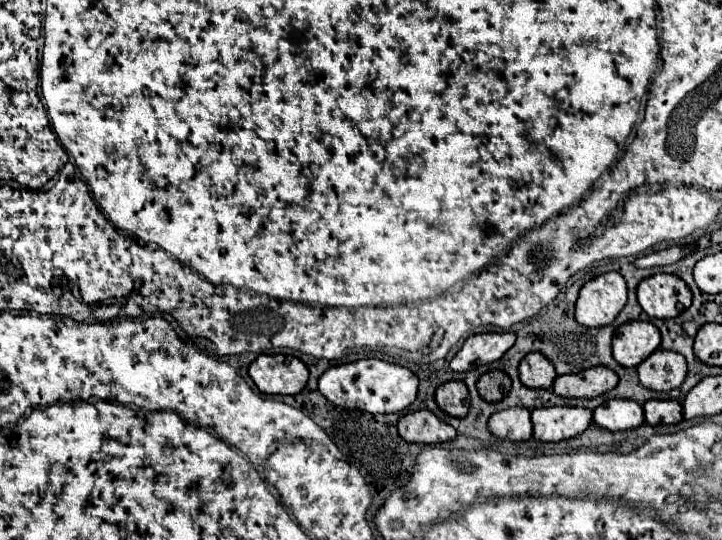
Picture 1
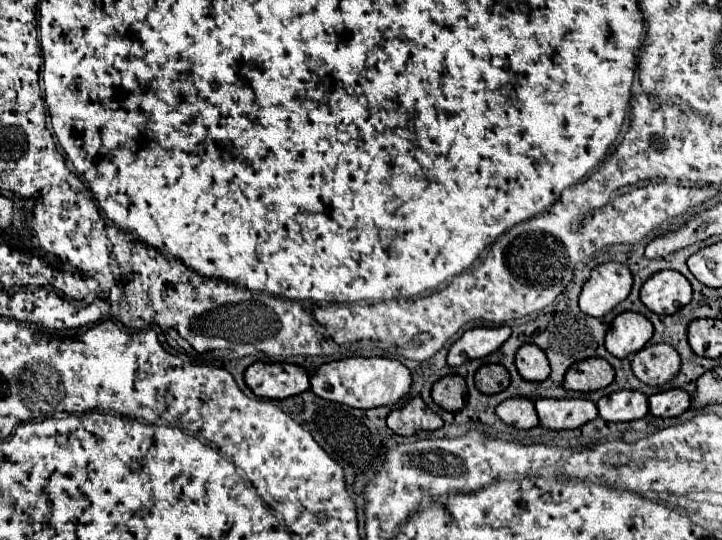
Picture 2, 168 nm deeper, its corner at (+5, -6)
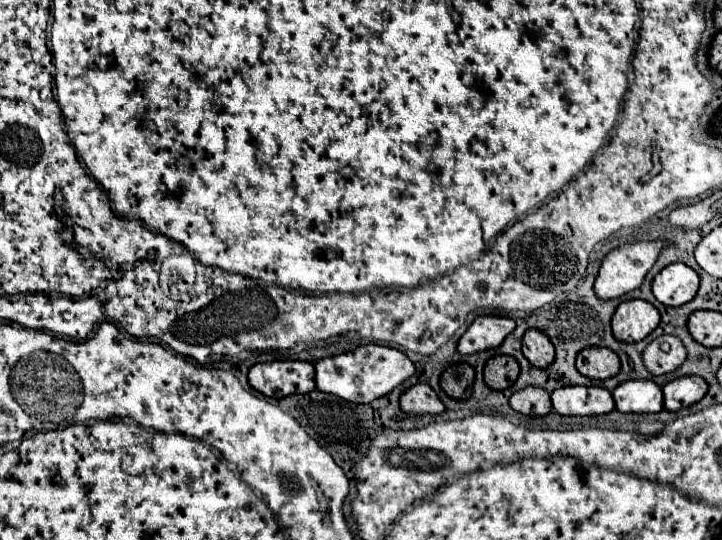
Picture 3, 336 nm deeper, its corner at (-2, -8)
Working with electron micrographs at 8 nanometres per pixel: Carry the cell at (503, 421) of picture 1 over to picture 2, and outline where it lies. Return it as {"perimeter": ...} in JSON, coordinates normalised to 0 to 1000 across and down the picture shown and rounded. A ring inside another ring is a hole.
{"perimeter":[[[722,735],[699,739],[697,746],[688,750],[688,769],[699,783],[713,787],[719,794],[735,794],[747,787],[747,772],[744,772],[738,739],[722,739]]]}

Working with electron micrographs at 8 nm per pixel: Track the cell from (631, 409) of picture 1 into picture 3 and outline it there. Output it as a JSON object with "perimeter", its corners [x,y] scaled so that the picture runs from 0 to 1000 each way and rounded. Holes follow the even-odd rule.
{"perimeter":[[[867,706],[850,724],[859,765],[911,765],[917,761],[917,720],[906,706]]]}

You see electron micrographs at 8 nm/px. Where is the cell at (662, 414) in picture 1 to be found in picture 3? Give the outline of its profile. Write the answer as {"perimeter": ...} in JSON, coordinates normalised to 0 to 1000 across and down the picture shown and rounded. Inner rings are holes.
{"perimeter":[[[942,698],[920,713],[920,757],[939,761],[967,746],[978,731],[978,706],[970,698]]]}

